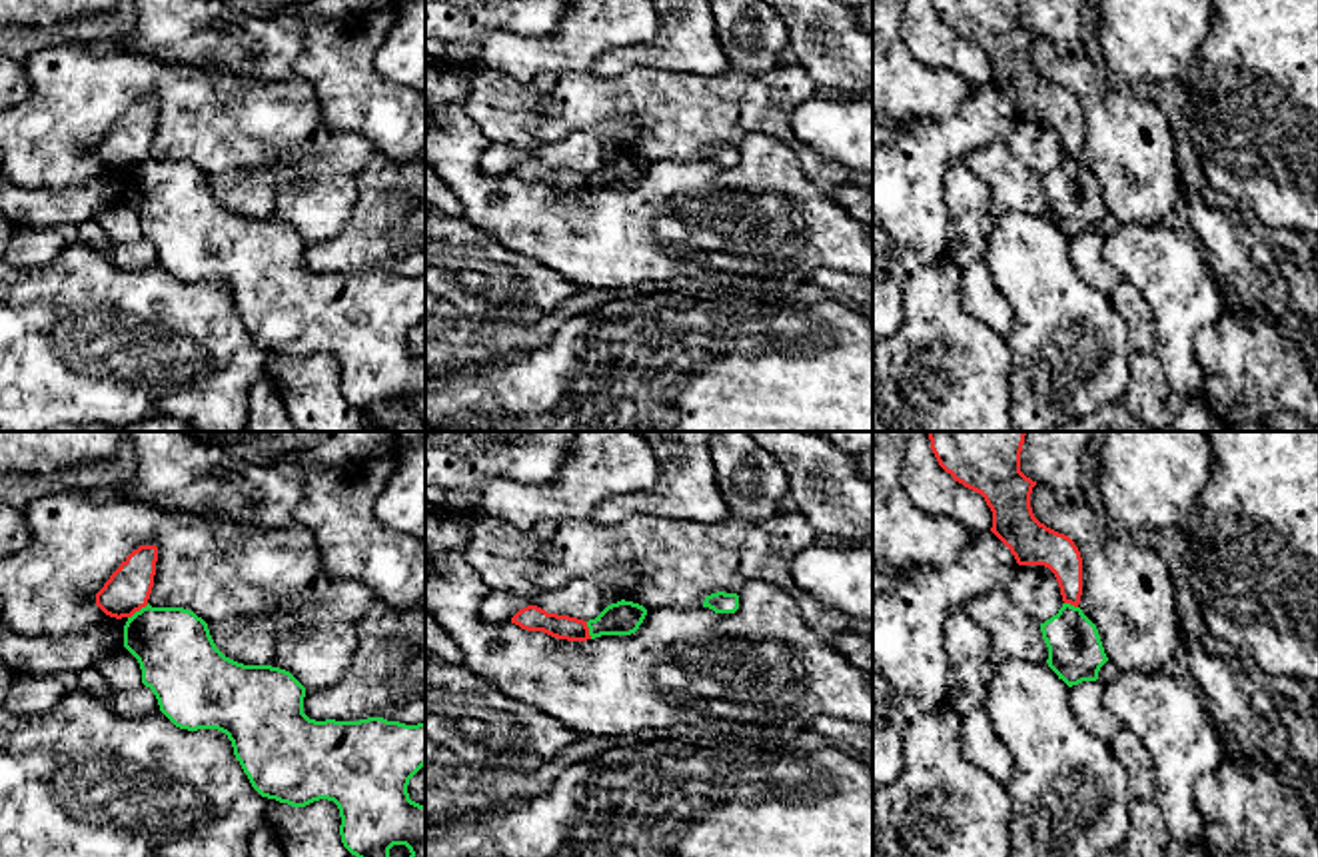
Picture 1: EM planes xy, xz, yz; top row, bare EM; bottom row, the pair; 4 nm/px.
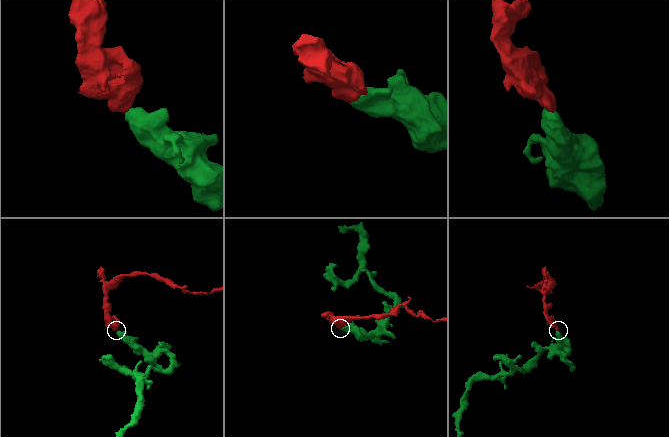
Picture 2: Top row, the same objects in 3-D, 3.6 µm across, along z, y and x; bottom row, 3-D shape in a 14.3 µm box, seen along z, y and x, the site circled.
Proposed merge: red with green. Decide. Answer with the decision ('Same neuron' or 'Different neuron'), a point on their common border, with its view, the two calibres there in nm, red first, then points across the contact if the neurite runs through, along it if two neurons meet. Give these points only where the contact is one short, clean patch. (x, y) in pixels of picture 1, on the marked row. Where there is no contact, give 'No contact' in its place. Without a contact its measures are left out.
Different neuron. Touches red at xy (138, 610). Thickness 180 nm (red) against 320 nm. Boundary: xy (148, 604), (128, 618)

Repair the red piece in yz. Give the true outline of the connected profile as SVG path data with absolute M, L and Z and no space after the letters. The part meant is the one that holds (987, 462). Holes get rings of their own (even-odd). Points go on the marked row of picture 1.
M929 431L939 465L981 493L992 511L990 531L1018 565L1048 567L1064 603L1078 607L1082 557L1074 541L1040 523L1030 507L1036 481L1020 471L1026 431Z

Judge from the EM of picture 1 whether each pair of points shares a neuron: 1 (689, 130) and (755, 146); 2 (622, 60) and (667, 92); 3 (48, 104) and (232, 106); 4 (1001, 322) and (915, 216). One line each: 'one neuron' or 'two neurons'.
1: two neurons
2: two neurons
3: one neuron
4: two neurons

